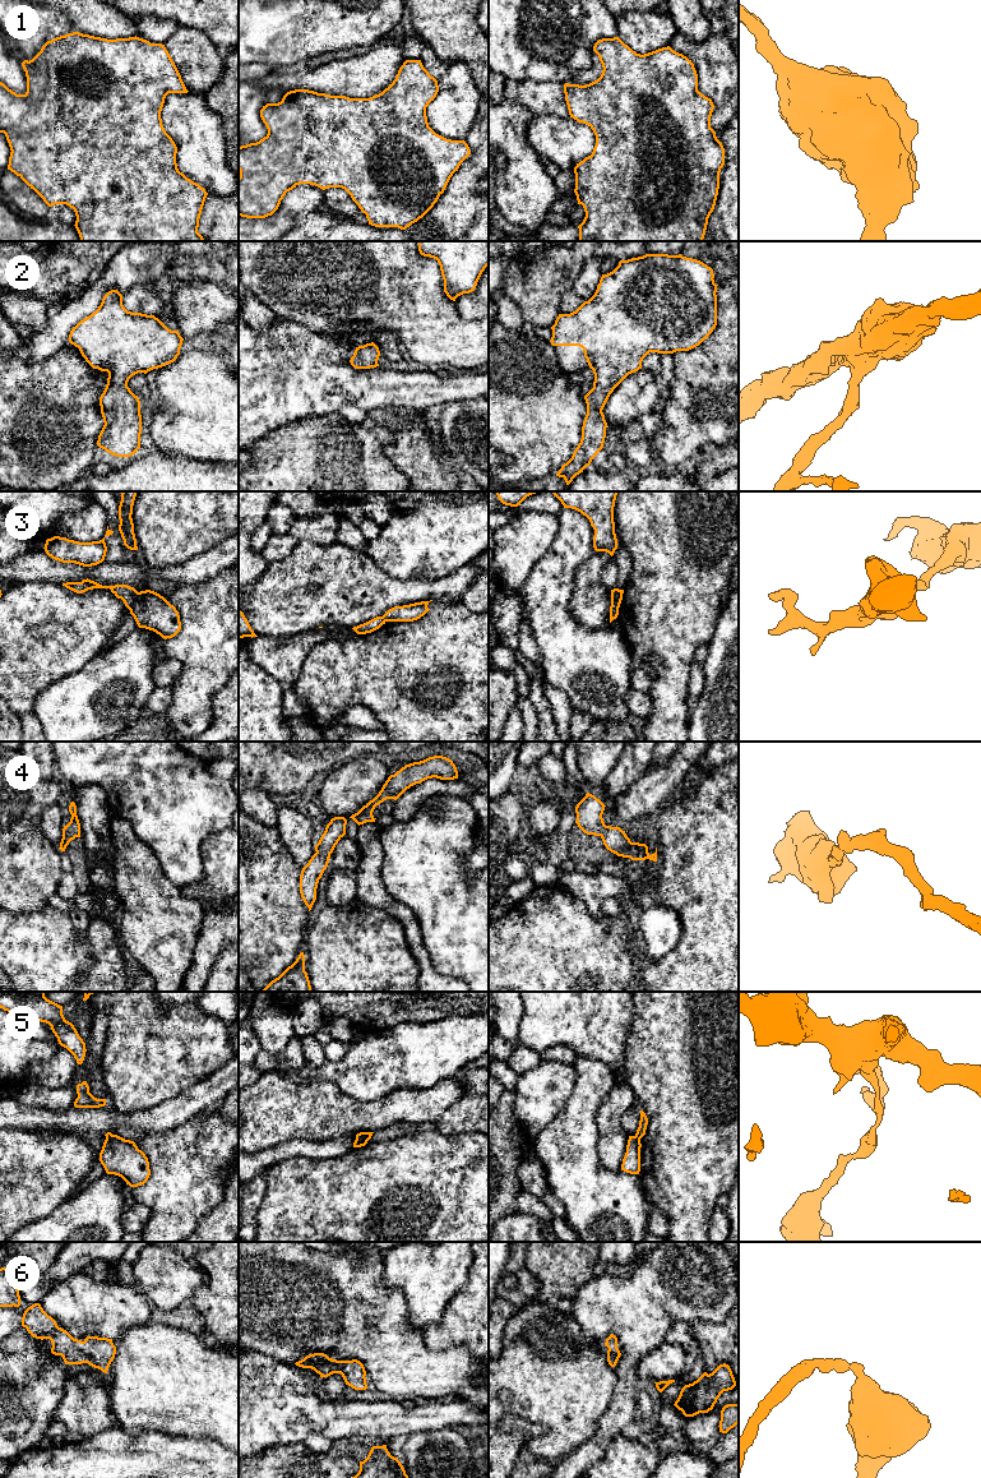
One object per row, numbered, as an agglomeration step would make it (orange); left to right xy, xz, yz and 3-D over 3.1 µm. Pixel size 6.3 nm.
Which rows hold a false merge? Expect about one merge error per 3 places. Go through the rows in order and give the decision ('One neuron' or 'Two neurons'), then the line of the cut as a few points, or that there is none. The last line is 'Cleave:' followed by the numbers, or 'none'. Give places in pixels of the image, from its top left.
1: One neuron. No split
2: One neuron. No split
3: Two neurons. Split along xy (138, 592), (130, 610)
4: One neuron. No split
5: Two neurons. Split along yz (635, 1135), (639, 1140)
6: One neuron. No split
Cleave: 3, 5

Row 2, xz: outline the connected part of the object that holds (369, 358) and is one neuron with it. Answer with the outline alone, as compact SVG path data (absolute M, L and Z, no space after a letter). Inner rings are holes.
M371 342L364 346L358 346L355 350L350 362L356 369L370 369L379 366L378 360L380 356L379 347Z

